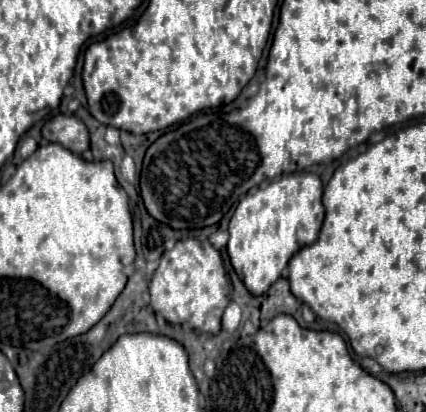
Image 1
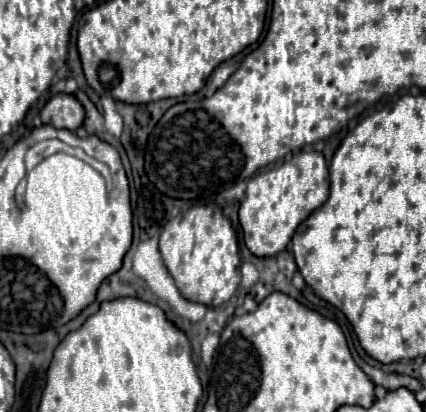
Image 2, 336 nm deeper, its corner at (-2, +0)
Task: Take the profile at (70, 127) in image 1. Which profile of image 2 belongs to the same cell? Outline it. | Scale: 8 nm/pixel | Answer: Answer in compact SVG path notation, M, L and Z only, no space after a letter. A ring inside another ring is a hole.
M58 93L42 107L40 117L42 123L76 131L84 123L84 107L74 95Z

